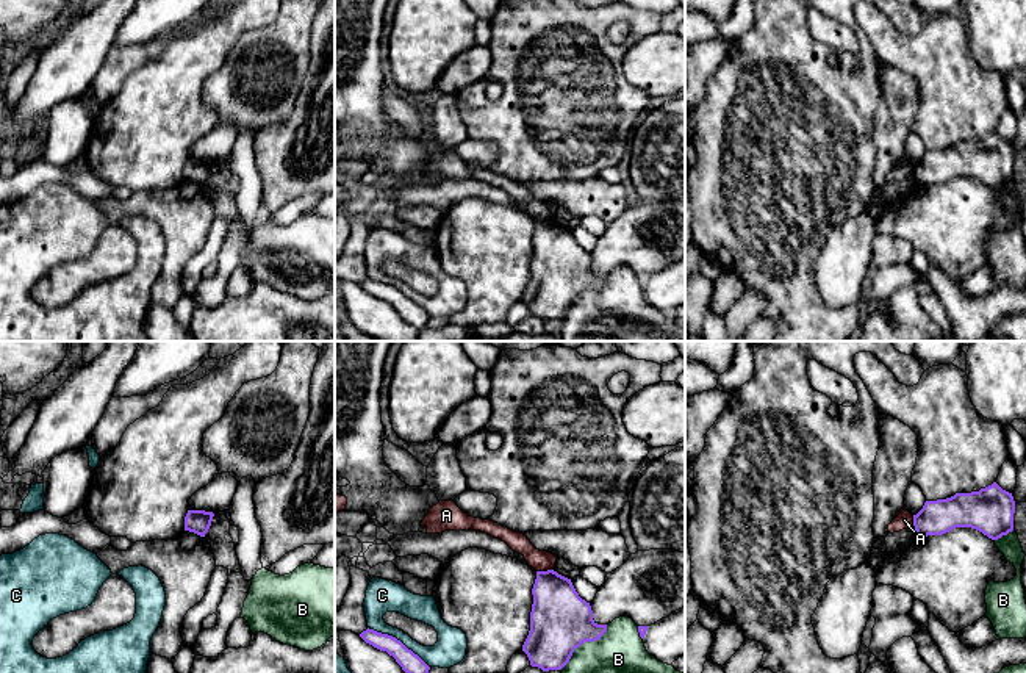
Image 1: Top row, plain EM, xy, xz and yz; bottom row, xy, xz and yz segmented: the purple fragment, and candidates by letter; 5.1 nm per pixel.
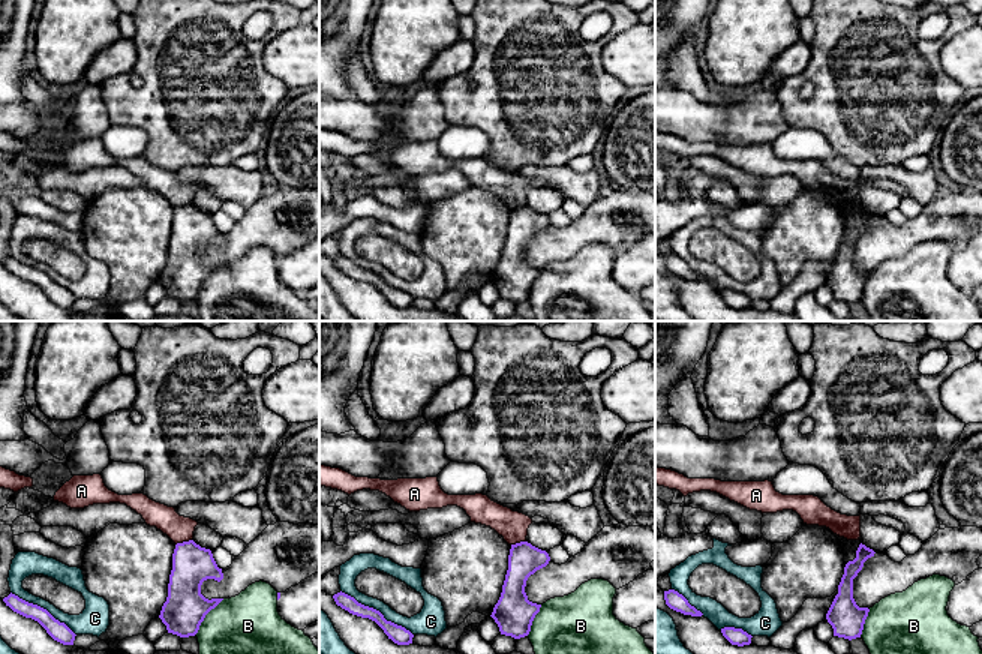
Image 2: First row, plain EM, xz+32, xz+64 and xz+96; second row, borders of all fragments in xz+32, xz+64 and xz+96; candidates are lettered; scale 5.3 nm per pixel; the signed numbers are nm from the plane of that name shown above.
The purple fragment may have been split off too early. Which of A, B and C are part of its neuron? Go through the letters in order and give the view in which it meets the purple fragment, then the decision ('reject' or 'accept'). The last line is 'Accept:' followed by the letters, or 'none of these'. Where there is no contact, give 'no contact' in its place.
A: xz | reject
B: xz | reject
C: xz | reject
Accept: none of these

